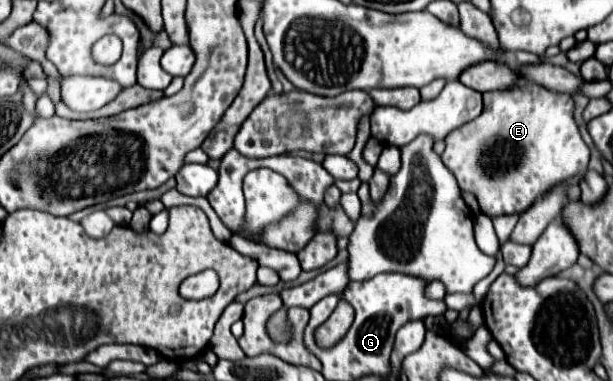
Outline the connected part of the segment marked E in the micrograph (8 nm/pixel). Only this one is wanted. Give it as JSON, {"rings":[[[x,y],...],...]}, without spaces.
{"rings":[[[531,81],[521,83],[517,91],[483,93],[481,115],[449,133],[445,143],[447,147],[441,155],[445,167],[455,175],[463,191],[471,191],[477,197],[481,211],[489,217],[523,213],[535,199],[549,191],[549,187],[583,173],[589,163],[589,147],[581,139],[579,127],[573,119],[573,99]]]}

